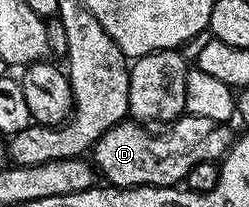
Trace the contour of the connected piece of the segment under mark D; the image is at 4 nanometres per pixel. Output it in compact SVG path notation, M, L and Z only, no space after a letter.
M182 114L154 135L154 130L134 121L122 121L110 128L93 146L94 166L112 187L174 187L187 178L189 169L201 161L222 160L233 142L232 128L209 117Z

